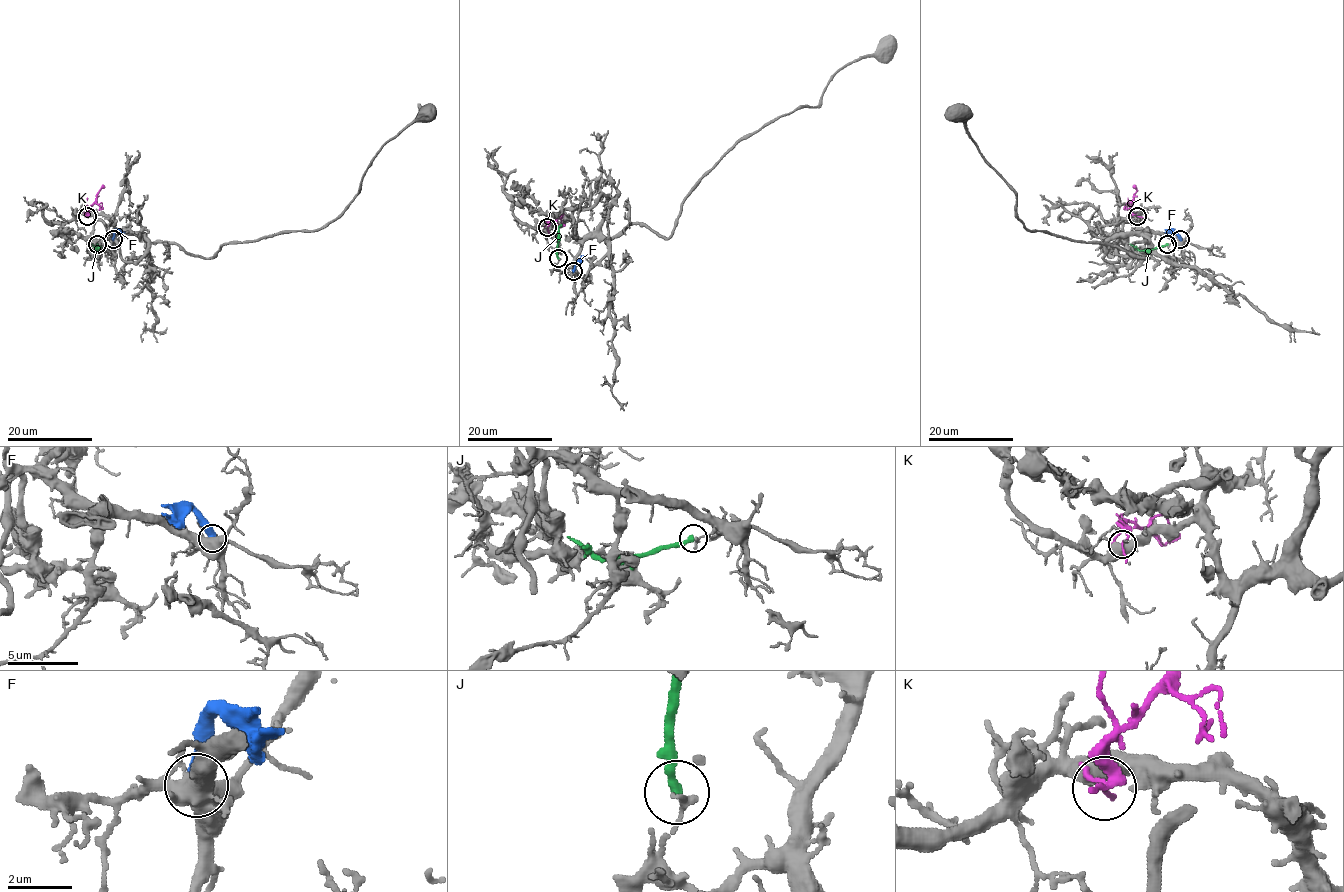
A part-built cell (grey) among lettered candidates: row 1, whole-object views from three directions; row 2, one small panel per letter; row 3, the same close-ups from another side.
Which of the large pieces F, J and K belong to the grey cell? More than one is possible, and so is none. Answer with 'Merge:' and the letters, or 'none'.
Merge: none

